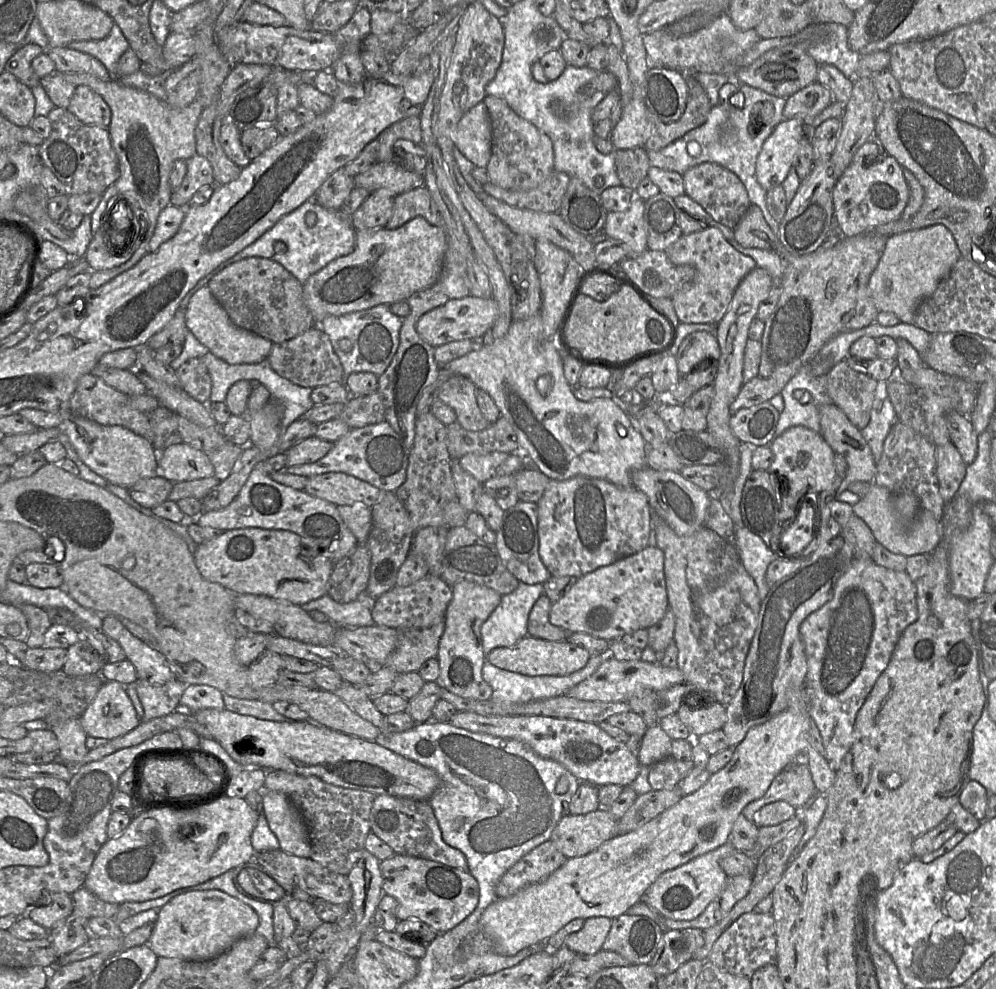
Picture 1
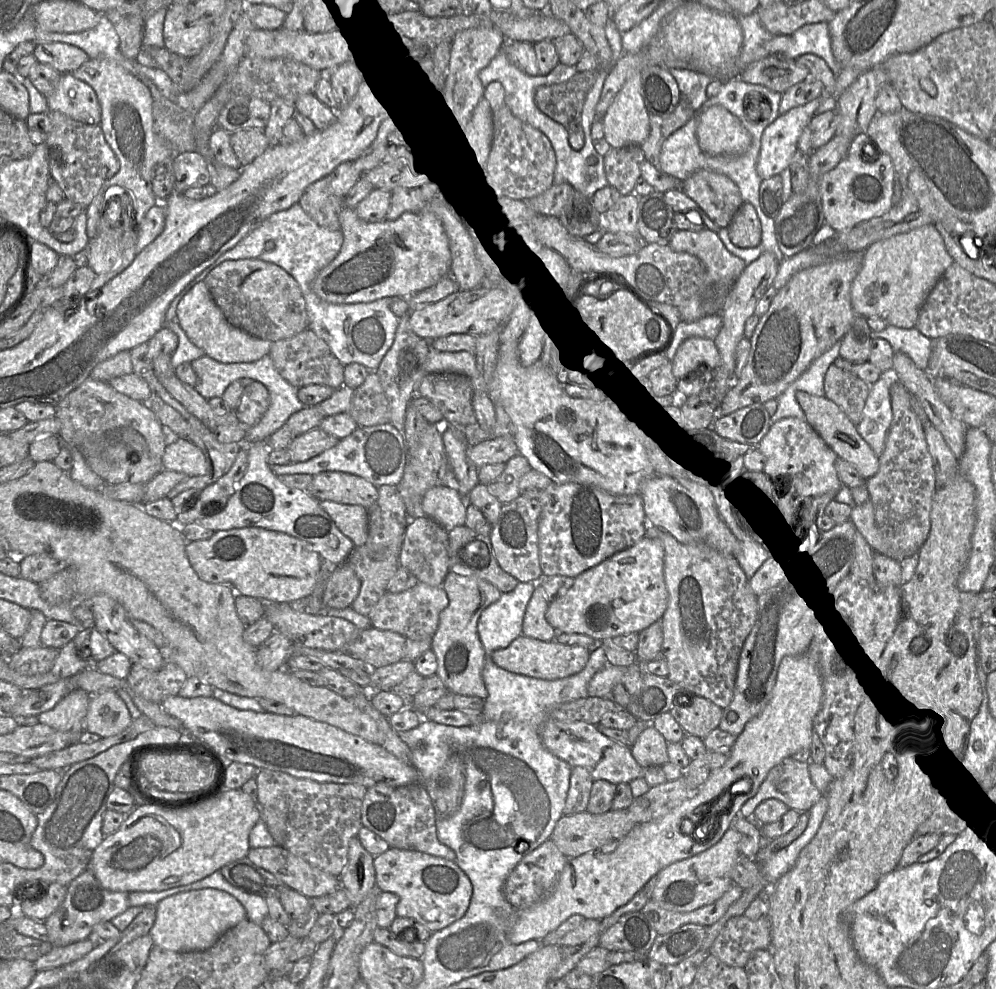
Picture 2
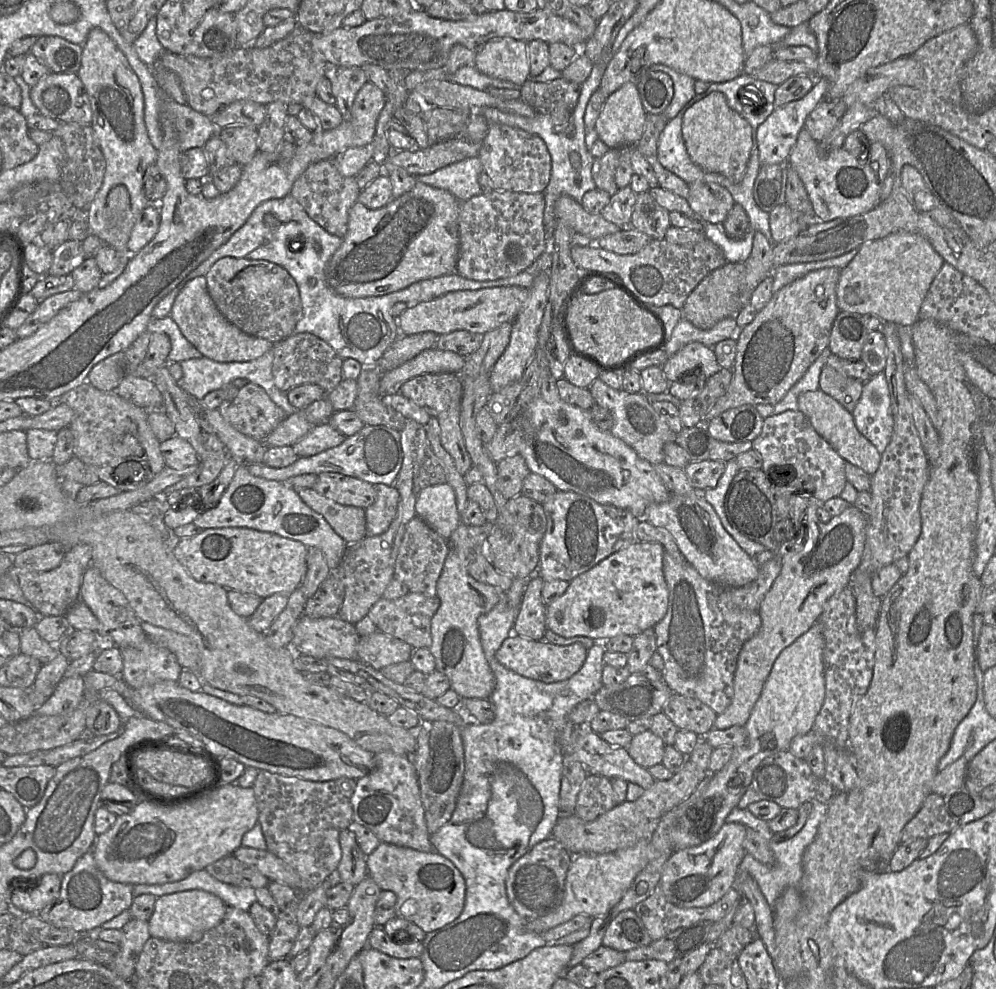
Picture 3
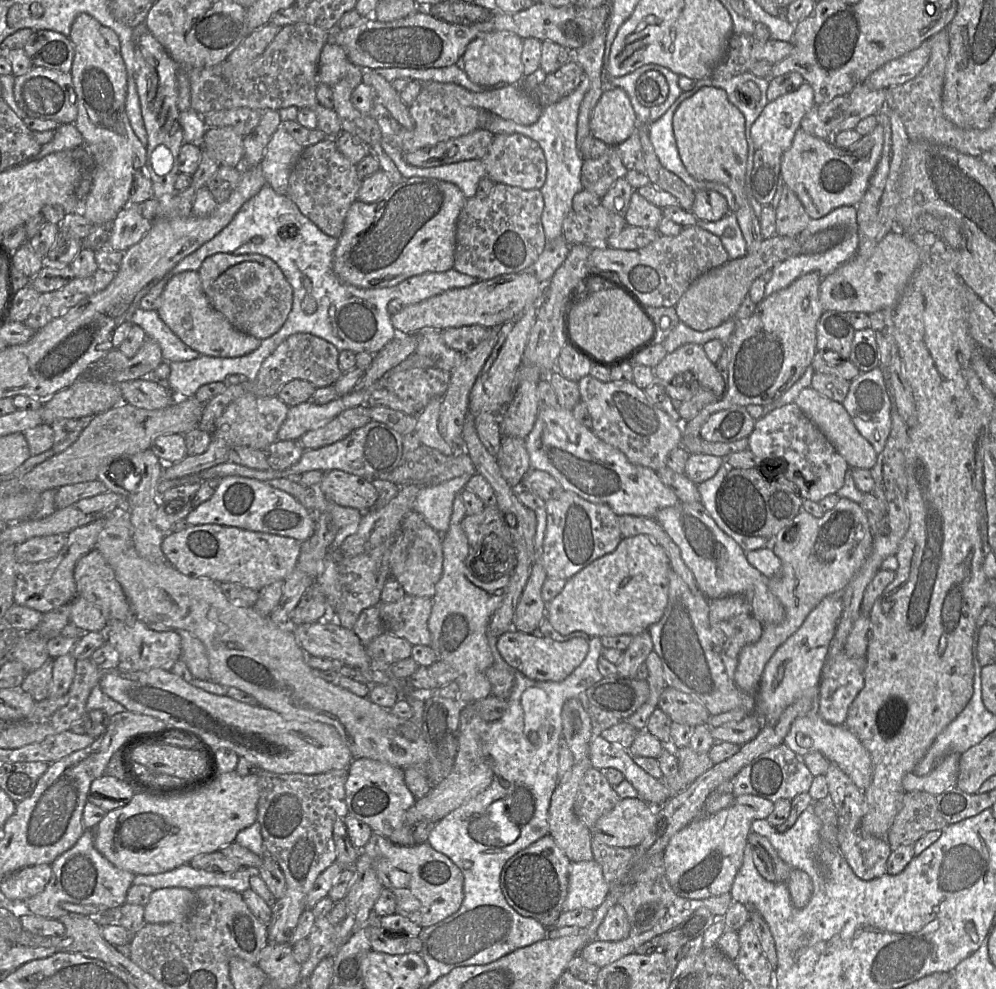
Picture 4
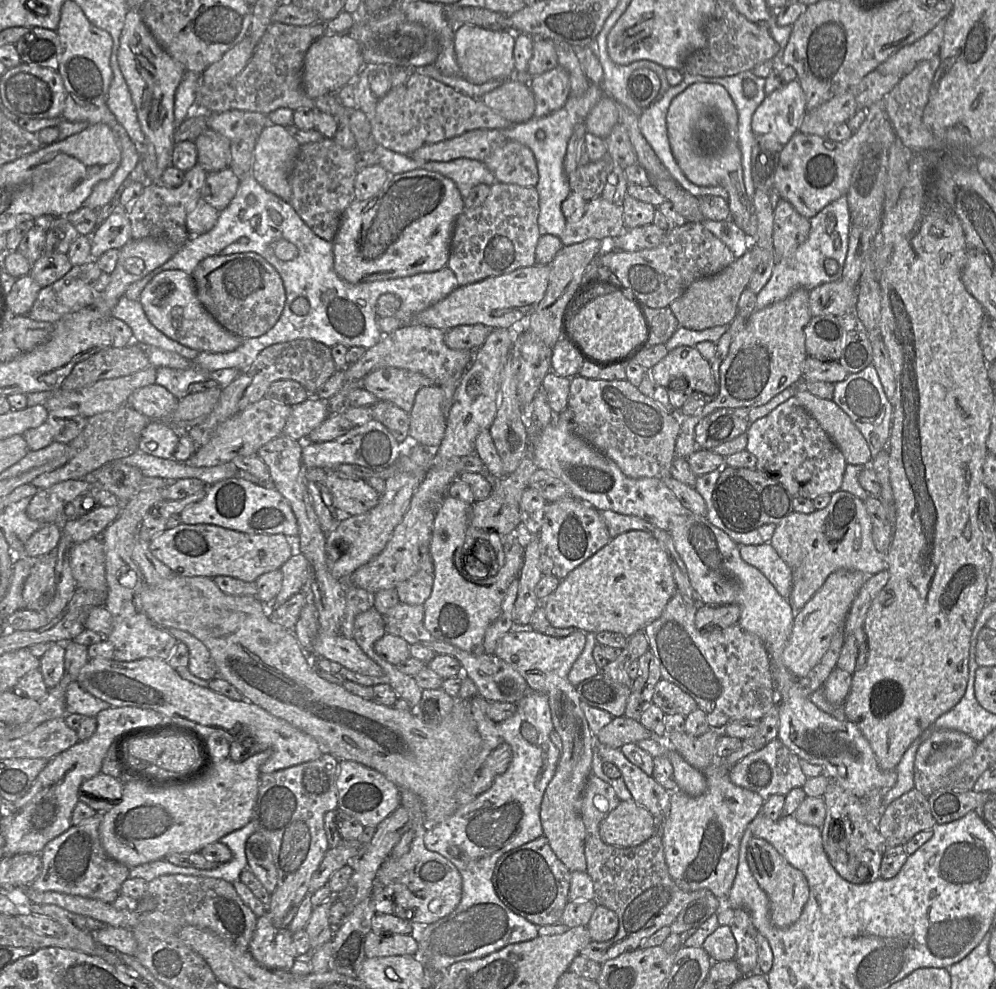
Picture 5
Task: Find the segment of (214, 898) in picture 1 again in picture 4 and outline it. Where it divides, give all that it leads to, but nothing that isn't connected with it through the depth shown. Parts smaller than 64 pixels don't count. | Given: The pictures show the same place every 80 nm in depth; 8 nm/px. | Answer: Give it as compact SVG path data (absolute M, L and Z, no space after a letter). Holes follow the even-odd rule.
M178 887L154 889L145 906L145 922L160 924L182 921L191 913L194 903L193 890Z

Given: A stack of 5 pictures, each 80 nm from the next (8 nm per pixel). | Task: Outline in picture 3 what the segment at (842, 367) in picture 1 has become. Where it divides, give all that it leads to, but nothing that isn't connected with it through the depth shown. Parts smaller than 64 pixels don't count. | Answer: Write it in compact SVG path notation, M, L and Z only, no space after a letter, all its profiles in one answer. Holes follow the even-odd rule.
M825 366L819 377L819 388L824 393L833 397L850 413L858 403L864 382L846 376L841 372Z

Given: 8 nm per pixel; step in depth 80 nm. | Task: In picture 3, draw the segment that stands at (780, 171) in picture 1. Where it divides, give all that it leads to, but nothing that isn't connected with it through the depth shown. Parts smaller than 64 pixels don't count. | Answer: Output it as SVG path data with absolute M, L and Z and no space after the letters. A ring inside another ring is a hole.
M816 79L812 89L801 99L776 107L767 119L756 130L756 141L761 165L785 164L794 147L799 132L804 128L807 116L816 106L825 100L828 83L824 79Z

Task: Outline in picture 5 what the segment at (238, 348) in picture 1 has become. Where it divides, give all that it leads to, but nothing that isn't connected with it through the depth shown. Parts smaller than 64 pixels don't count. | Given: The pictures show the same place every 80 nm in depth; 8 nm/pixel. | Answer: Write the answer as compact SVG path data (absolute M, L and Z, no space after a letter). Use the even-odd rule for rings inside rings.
M165 270L156 274L142 290L138 301L149 321L172 340L197 351L230 352L237 349L242 338L224 329L205 309L198 299L195 284L190 274L182 270Z

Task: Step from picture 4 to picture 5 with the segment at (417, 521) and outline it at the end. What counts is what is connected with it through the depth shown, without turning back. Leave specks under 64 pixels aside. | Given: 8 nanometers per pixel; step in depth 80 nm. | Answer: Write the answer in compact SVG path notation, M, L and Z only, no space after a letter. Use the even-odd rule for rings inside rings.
M423 554L420 570L396 587L400 602L409 605L423 605L431 595L433 583L433 560L430 554Z

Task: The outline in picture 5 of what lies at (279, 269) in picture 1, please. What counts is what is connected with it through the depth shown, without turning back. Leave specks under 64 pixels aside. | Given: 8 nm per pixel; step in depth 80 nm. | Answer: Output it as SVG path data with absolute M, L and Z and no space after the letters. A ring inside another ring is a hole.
M255 252L208 256L191 276L205 309L224 329L242 339L259 337L269 331L280 318L286 302L280 274Z

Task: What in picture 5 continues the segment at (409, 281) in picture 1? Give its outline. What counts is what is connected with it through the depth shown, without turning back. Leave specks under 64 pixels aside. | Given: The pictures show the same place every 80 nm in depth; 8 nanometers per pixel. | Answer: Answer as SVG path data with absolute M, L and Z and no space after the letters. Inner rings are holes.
M415 169L391 175L377 195L366 200L354 200L342 214L332 241L334 270L353 284L438 271L447 266L454 226L463 209L464 198L456 184L440 173Z

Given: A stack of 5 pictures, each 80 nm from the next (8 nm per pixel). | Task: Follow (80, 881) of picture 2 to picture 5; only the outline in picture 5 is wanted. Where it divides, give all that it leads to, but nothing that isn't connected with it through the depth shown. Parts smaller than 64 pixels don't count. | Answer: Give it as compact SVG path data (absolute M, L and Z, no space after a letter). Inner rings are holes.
M101 814L82 820L50 840L42 852L42 869L32 887L38 891L58 891L101 899L112 903L122 894L122 885L130 877L130 866L110 857L100 838Z

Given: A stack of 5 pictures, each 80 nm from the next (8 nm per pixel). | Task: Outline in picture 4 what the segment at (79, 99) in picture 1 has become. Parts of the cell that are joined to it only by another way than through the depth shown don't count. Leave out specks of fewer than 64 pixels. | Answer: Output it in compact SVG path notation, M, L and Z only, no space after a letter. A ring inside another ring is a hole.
M33 66L27 73L14 76L13 96L27 117L49 119L59 124L74 124L77 118L76 97L70 73Z

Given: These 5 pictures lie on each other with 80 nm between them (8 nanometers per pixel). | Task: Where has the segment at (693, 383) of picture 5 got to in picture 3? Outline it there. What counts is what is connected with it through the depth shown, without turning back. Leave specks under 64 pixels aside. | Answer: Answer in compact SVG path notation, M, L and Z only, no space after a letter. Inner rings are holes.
M690 342L670 356L662 366L669 382L679 381L689 375L698 375L698 371L706 378L716 374L722 367L718 364L713 347L700 342Z

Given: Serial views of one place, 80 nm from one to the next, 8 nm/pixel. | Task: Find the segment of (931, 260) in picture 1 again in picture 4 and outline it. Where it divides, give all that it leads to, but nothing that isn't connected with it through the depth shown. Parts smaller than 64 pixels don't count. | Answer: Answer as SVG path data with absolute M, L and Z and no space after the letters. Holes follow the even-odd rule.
M899 231L887 233L869 255L857 253L834 273L824 277L819 286L819 299L824 311L871 314L892 309L920 264L917 244Z

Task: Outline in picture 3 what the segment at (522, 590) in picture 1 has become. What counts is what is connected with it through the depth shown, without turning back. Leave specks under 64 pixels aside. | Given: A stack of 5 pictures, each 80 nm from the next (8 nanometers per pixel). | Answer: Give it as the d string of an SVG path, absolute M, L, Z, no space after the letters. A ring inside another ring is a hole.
M504 593L497 605L478 617L480 641L488 663L503 641L513 634L518 612L519 606L511 606Z

